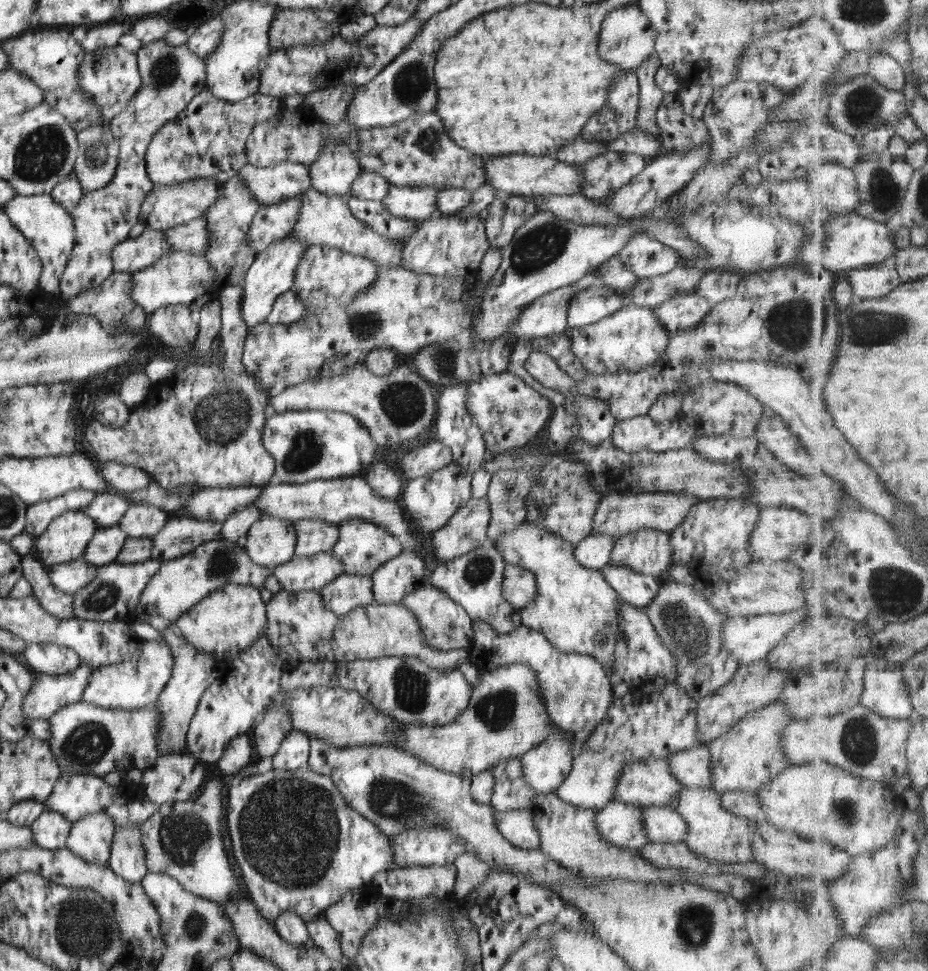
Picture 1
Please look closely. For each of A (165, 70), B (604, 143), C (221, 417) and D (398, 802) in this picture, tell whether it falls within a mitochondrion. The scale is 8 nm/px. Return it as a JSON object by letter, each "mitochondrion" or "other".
{"A":"mitochondrion","B":"other","C":"mitochondrion","D":"mitochondrion"}

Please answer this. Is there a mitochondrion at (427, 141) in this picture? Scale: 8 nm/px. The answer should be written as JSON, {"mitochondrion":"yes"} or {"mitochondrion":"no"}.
{"mitochondrion":"yes"}

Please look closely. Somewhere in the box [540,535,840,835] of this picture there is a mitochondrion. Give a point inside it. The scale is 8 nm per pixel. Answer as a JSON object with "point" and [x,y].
{"point":[691,634]}

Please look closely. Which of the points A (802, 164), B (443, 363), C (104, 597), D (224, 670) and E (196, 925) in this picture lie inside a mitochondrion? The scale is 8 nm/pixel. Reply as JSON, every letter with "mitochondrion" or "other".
{"A":"other","B":"mitochondrion","C":"mitochondrion","D":"other","E":"mitochondrion"}

